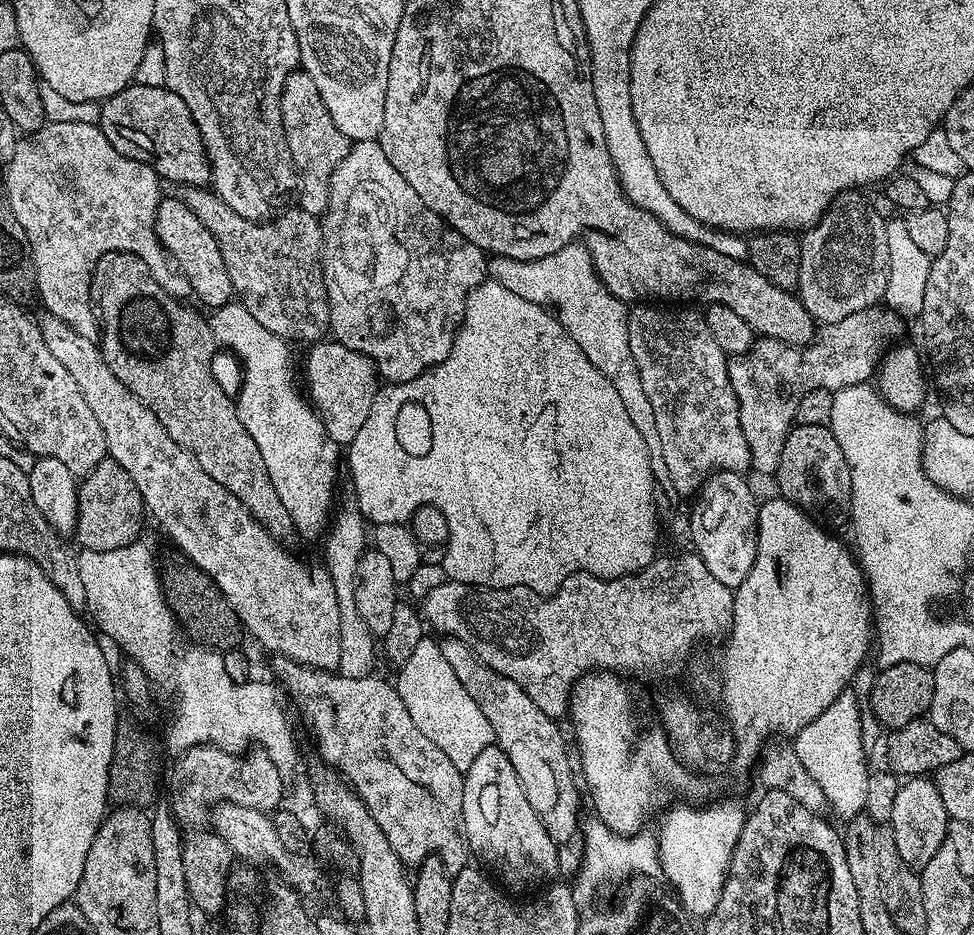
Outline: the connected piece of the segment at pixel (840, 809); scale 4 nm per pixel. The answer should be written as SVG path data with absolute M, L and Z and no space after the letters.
M846 690L794 737L794 747L806 766L810 778L822 786L827 807L841 822L853 820L864 812L866 806L866 782L870 765L864 753L864 724L860 721L860 704L852 690Z

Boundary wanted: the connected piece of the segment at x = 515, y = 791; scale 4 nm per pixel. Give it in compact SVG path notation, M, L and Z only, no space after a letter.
M491 746L483 749L478 758L474 759L472 765L464 772L464 793L462 794L462 814L464 815L464 837L468 839L468 846L473 857L476 856L480 860L485 860L506 883L512 888L532 888L535 884L540 884L543 880L545 882L551 881L553 877L559 873L559 858L556 853L556 843L551 840L550 834L547 833L546 826L539 820L538 814L534 812L533 807L530 806L529 799L526 798L526 792L520 785L518 775L515 774L514 766L511 765L510 758L507 754L497 746Z

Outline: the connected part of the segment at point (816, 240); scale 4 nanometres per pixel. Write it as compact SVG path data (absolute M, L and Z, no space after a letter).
M856 190L841 192L822 218L799 237L800 273L796 288L801 302L821 325L877 307L885 299L891 258L886 220L870 206L868 196Z

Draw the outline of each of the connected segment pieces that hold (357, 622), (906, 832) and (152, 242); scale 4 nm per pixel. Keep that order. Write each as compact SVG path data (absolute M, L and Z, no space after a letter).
M348 502L339 508L340 505L335 509L330 520L330 527L322 540L325 560L323 563L326 565L328 573L332 575L336 597L340 603L342 658L338 672L341 676L366 676L373 671L372 663L376 660L376 652L378 656L377 637L372 635L370 626L366 626L366 622L362 622L362 614L358 614L356 609L356 589L358 587L356 571L358 562L366 551L366 544L364 544L366 521L355 503Z
M927 775L913 776L901 783L898 795L894 797L894 814L890 821L892 828L891 847L898 850L902 862L906 862L914 869L922 869L938 846L942 846L948 838L948 821L950 817L946 806L942 806L942 794L938 794L935 779Z
M86 122L45 123L44 127L37 132L29 132L23 138L17 139L14 154L3 165L3 168L4 188L2 188L2 192L3 195L8 197L8 205L14 210L14 218L18 218L18 226L22 226L22 230L28 239L28 249L32 251L32 264L36 267L36 292L38 297L40 296L41 302L44 303L43 311L47 315L62 318L62 322L66 322L71 328L78 330L78 334L82 334L82 338L99 341L100 322L94 307L92 272L96 268L96 263L102 258L102 254L107 252L129 252L135 256L140 256L142 262L146 262L154 282L158 282L158 286L162 286L162 290L166 290L166 294L183 301L187 301L192 296L192 287L184 277L184 271L174 263L172 257L161 246L159 238L156 237L156 215L162 199L162 193L160 193L162 181L160 177L157 176L156 171L149 164L143 164L118 150L114 150L114 146L106 138L106 134L102 134L102 130L97 125L87 124Z

